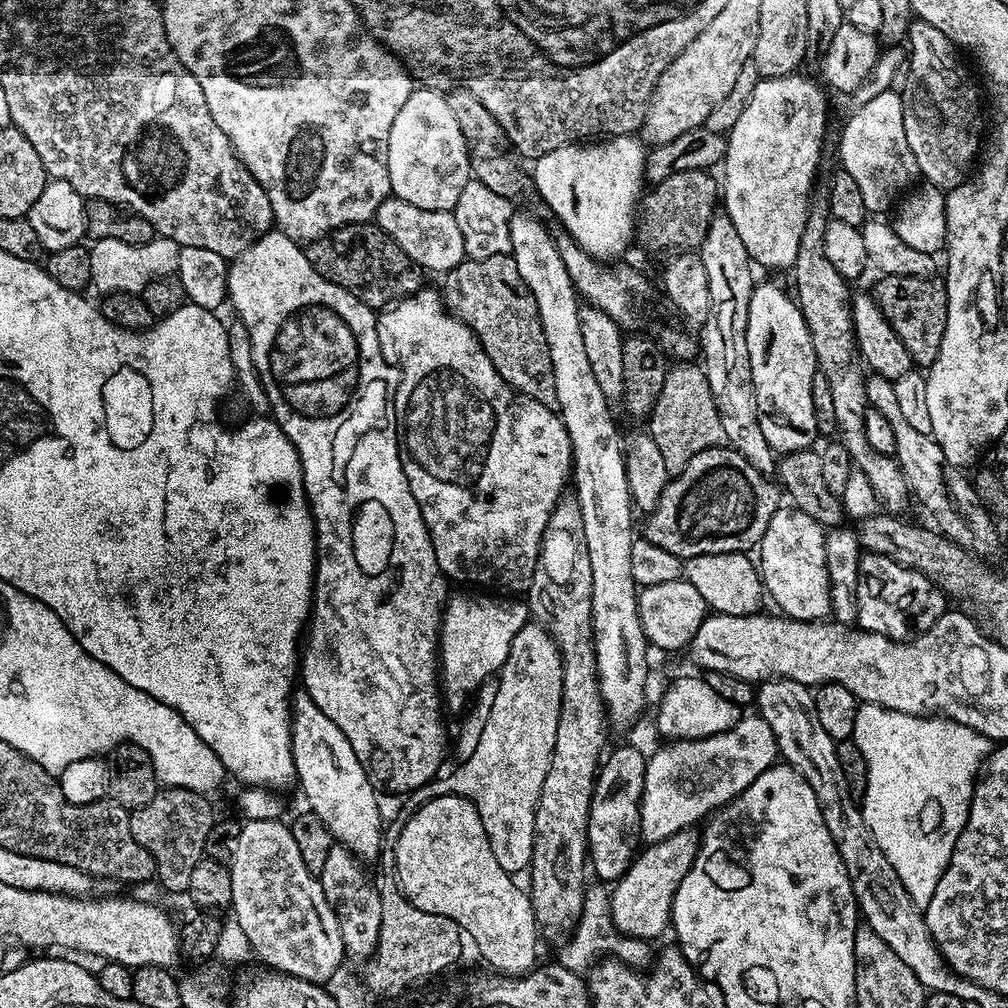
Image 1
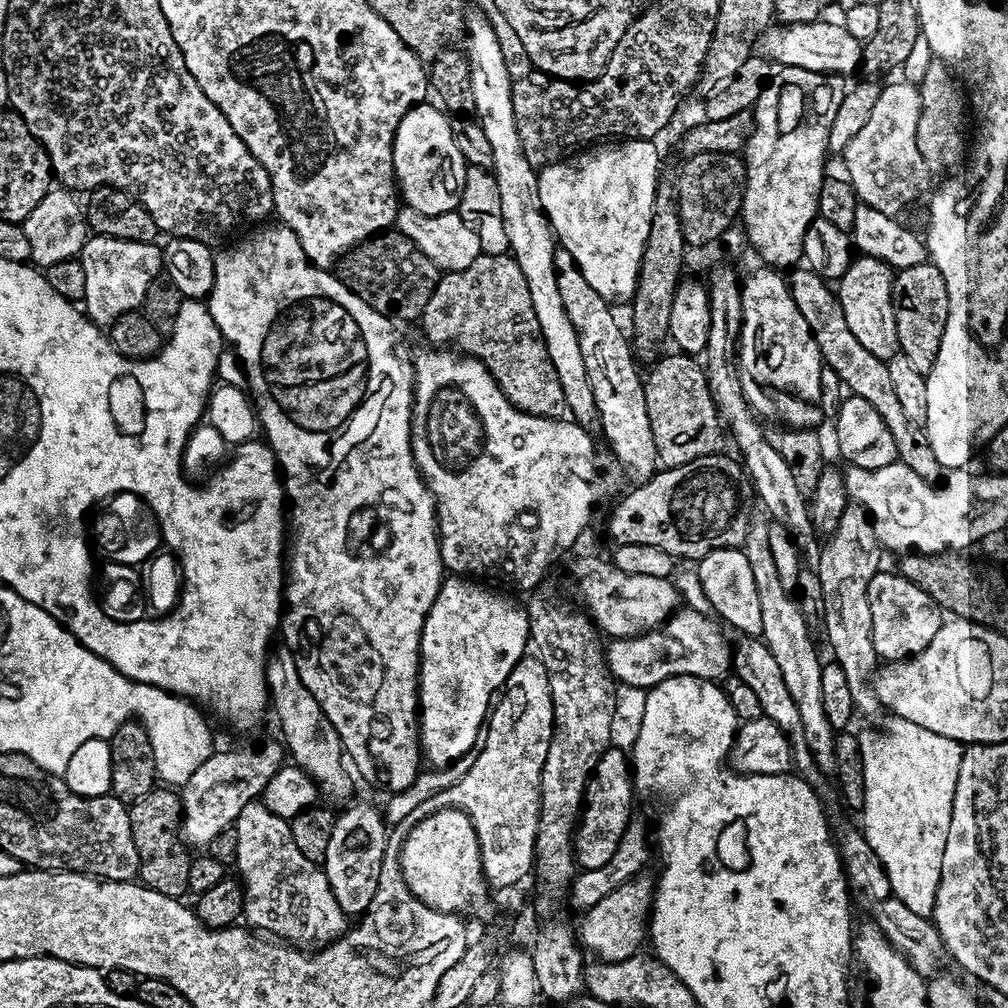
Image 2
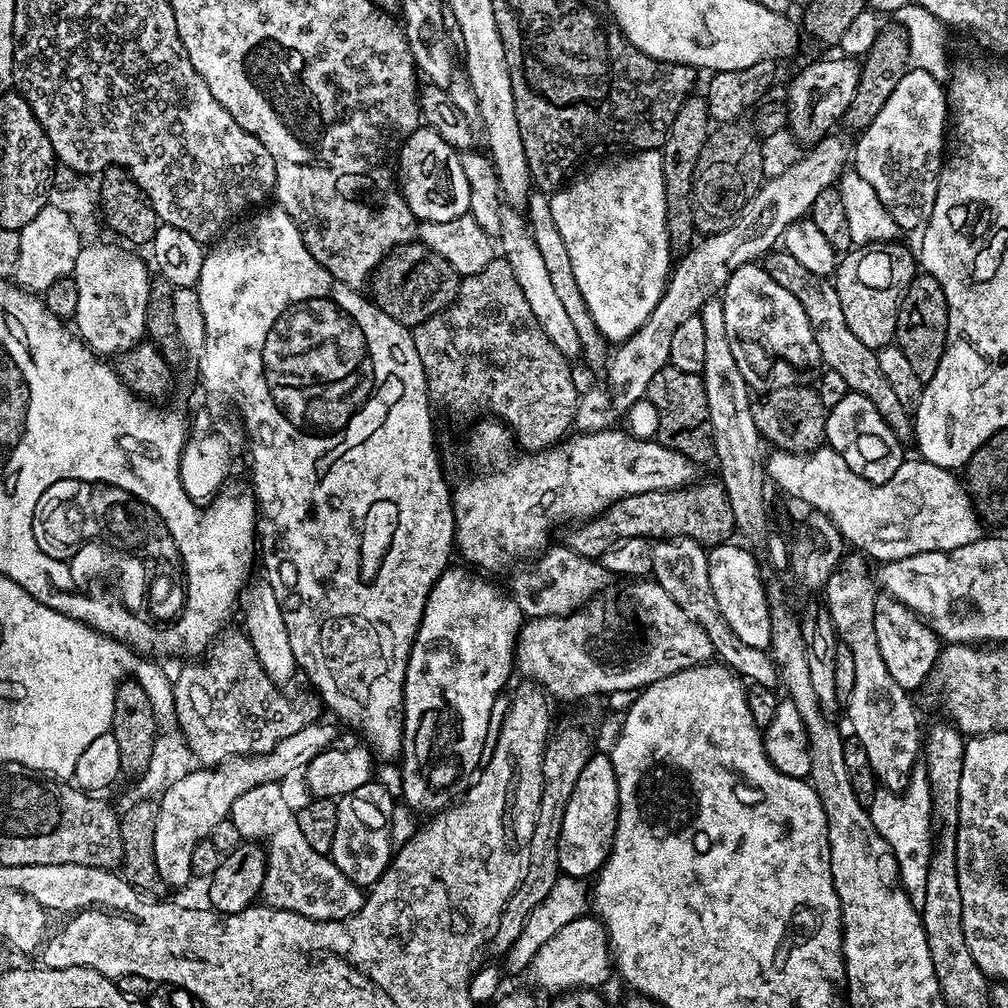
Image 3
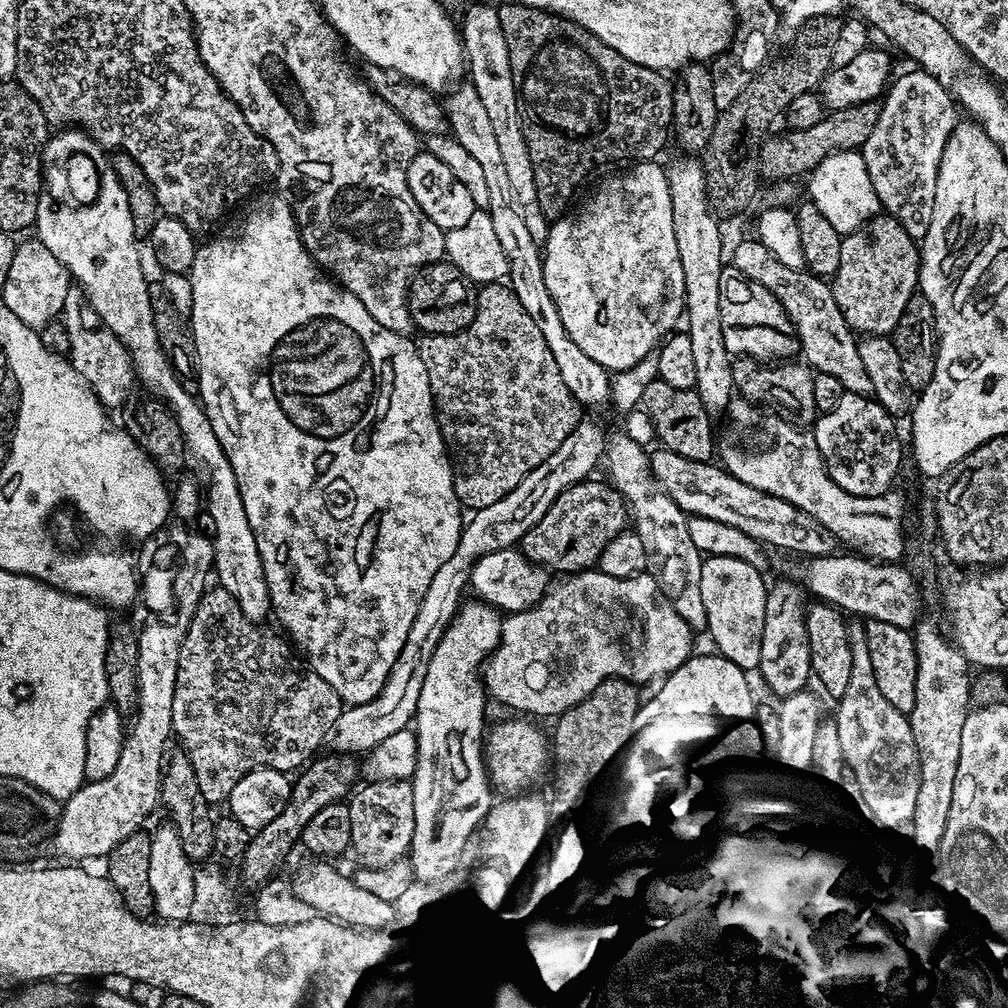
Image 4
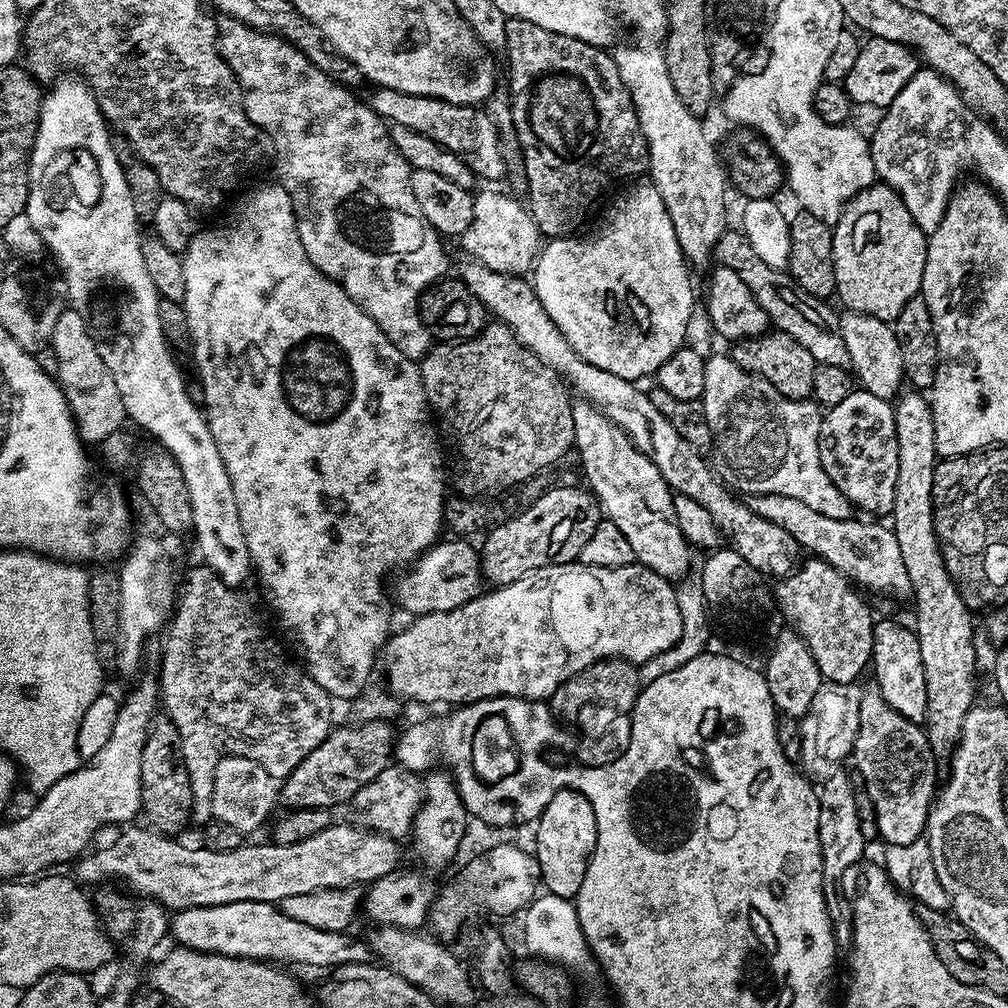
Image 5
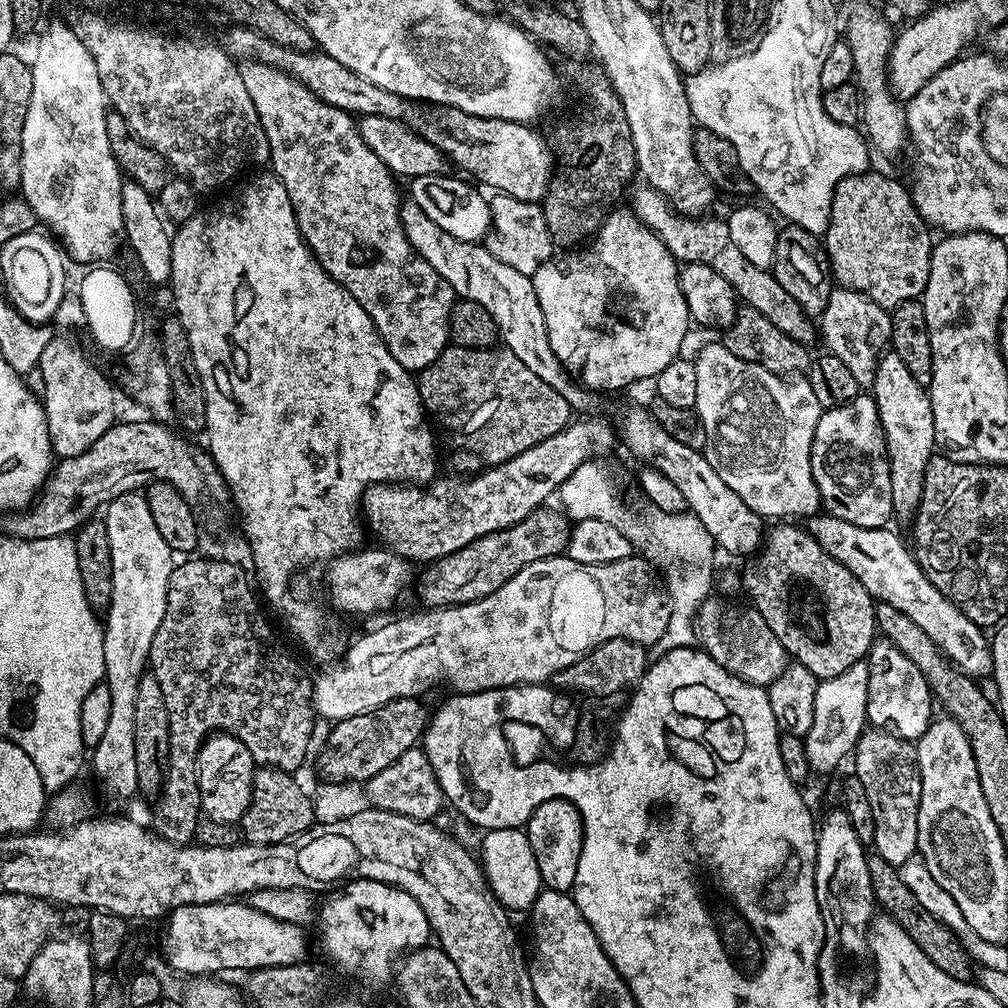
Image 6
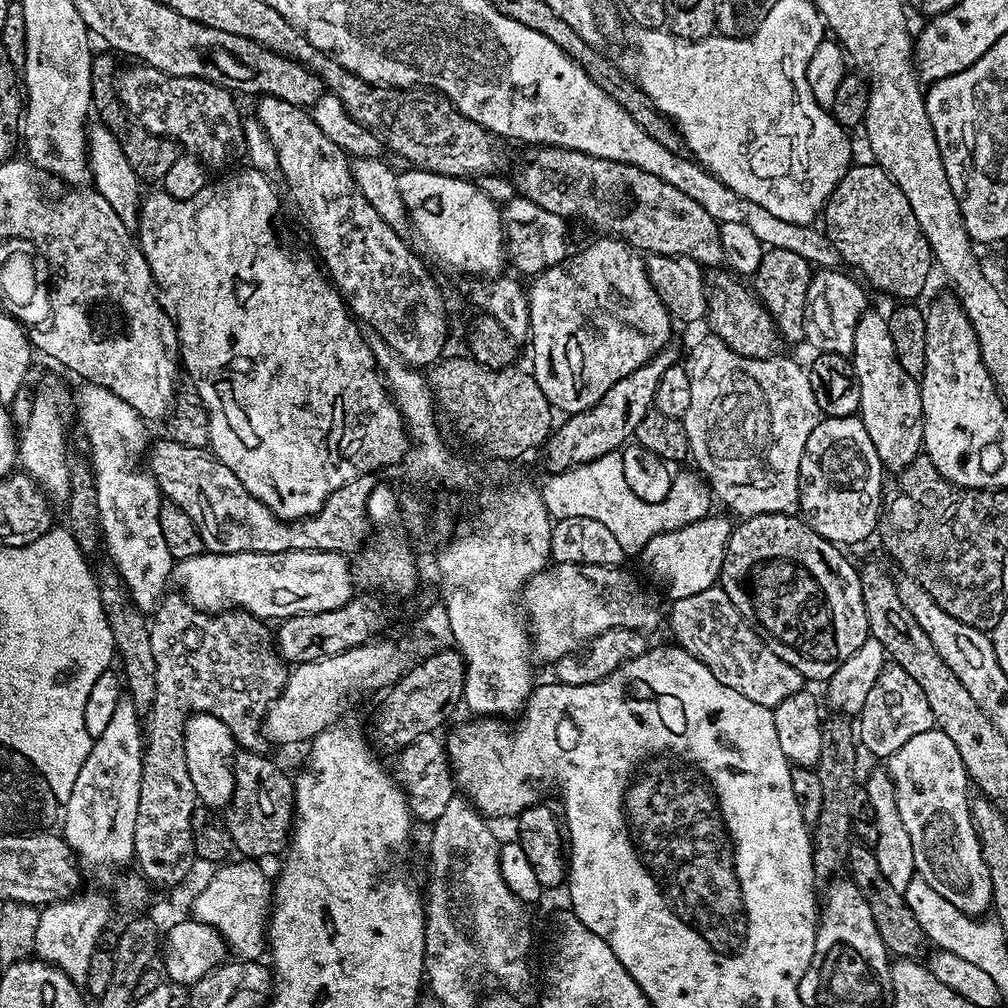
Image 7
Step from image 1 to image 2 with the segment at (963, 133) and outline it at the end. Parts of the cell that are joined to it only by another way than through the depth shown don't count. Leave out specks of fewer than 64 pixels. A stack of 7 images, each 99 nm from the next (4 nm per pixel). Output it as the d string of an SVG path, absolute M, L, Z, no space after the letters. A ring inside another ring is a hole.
M931 59L925 68L922 80L918 82L920 90L920 112L916 127L915 142L918 152L931 175L939 176L949 173L954 167L963 163L966 143L962 134L964 108L966 112L966 92L963 87L957 88L957 81L947 65L938 59Z

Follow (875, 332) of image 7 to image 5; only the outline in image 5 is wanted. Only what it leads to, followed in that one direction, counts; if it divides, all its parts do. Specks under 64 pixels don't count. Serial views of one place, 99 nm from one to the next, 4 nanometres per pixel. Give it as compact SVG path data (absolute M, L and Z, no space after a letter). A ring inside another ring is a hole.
M908 390L895 401L896 437L898 438L898 482L894 486L894 506L890 513L890 527L898 538L898 550L902 550L902 562L906 565L906 574L910 578L911 595L916 596L916 624L914 631L918 646L922 650L922 662L926 674L926 731L933 753L951 753L960 740L960 731L966 714L977 703L976 700L976 648L972 645L973 613L960 597L956 584L944 565L940 553L940 539L934 530L932 517L932 487L934 470L938 463L936 450L936 431L932 417L932 405L924 400L919 391Z

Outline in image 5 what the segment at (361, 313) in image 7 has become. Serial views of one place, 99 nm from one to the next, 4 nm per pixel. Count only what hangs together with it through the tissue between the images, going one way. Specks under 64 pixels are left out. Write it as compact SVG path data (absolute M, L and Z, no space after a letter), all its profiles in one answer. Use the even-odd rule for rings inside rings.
M224 18L218 24L218 47L220 55L232 67L236 81L244 93L244 108L248 112L248 116L263 132L267 132L269 136L274 138L274 164L280 167L281 172L278 180L290 194L292 213L296 216L298 238L306 250L306 258L310 258L310 262L314 262L314 266L319 272L326 274L331 280L340 284L342 290L346 290L348 297L377 324L382 330L382 334L386 334L386 338L390 338L390 342L394 342L394 346L398 346L398 350L402 350L402 354L406 354L408 360L421 361L429 348L433 346L434 337L429 334L427 326L422 322L418 301L433 284L449 275L448 256L444 253L444 246L440 242L440 240L442 241L441 233L429 224L428 219L424 217L418 206L418 198L414 198L414 190L412 189L414 169L408 163L408 159L396 149L396 143L392 141L390 135L389 125L361 97L359 100L352 93L355 91L351 87L336 83L331 76L318 70L318 66L314 66L314 62L310 62L310 58L306 58L306 54L299 52L293 44L289 44L281 36L274 36L270 32L257 32L255 28L247 28L242 22Z

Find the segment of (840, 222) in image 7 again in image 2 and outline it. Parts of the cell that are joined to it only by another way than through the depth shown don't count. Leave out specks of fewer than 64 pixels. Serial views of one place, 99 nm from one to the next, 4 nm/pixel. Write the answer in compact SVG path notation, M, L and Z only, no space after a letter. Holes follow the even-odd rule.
M857 255L838 281L838 295L842 314L846 314L846 326L850 326L854 338L870 350L874 358L885 362L893 360L900 352L898 326L894 322L892 305L892 278L894 272L873 256Z

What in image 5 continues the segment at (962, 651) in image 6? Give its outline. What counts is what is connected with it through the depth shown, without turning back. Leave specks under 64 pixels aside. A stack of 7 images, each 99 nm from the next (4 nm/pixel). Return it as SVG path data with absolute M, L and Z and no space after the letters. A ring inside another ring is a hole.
M780 494L752 496L750 507L762 518L774 522L774 526L782 526L790 538L797 540L801 549L808 551L809 548L813 557L825 560L857 585L862 584L872 592L893 592L896 596L907 597L911 593L910 578L902 562L902 550L898 550L898 538L887 523L871 524L868 518L826 518L826 514L818 514L818 510L806 506L806 502Z

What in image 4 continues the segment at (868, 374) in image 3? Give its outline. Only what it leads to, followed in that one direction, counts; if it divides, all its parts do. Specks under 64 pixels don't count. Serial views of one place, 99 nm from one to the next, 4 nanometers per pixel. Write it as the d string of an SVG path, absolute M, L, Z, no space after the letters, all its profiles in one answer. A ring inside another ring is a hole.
M758 238L742 241L733 252L731 249L730 260L736 268L762 282L779 298L796 326L802 352L808 355L807 363L817 373L836 375L845 386L855 386L860 390L869 387L869 376L860 357L857 333L848 325L848 319L836 301L833 285L825 277L782 262Z

